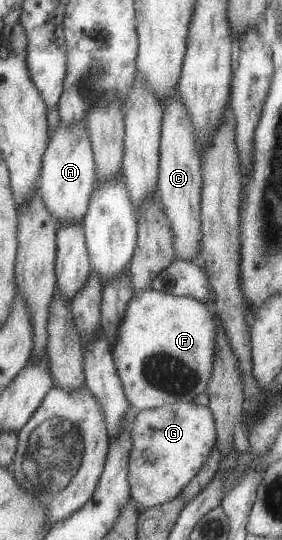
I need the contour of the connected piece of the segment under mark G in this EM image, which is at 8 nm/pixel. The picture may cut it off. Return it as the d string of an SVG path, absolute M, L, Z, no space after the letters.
M172 403L155 409L141 410L136 413L130 425L131 447L127 462L127 479L131 501L142 509L153 507L181 494L200 466L208 458L212 446L217 444L214 417L204 404Z

